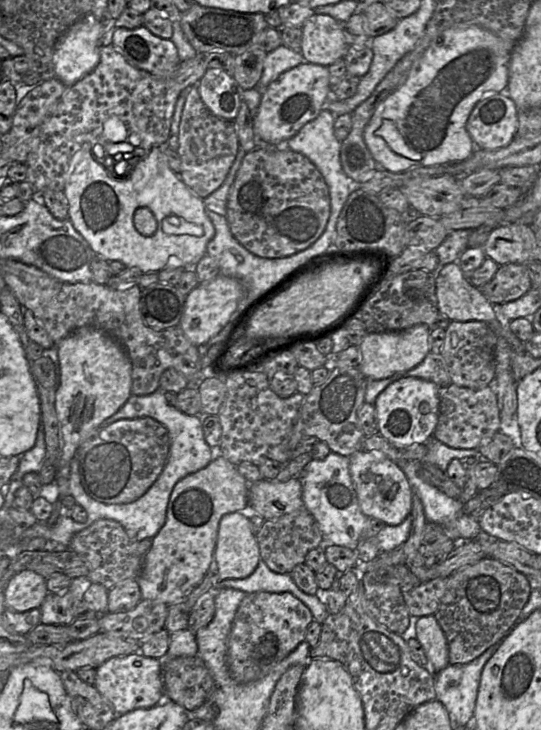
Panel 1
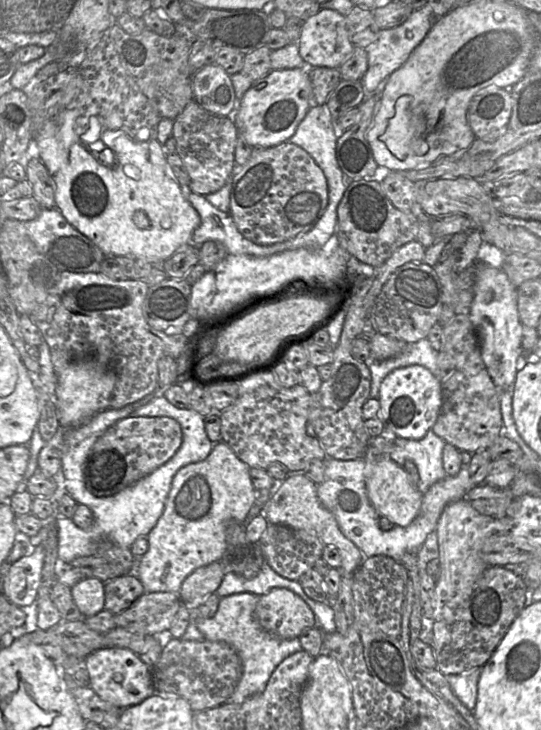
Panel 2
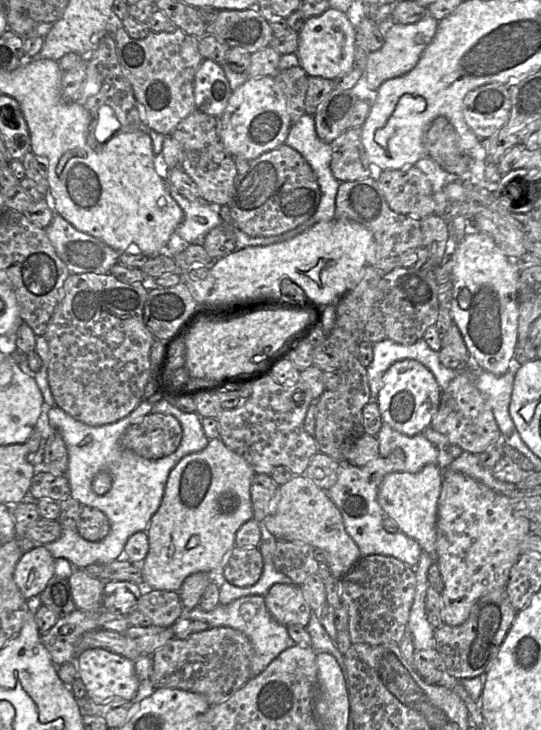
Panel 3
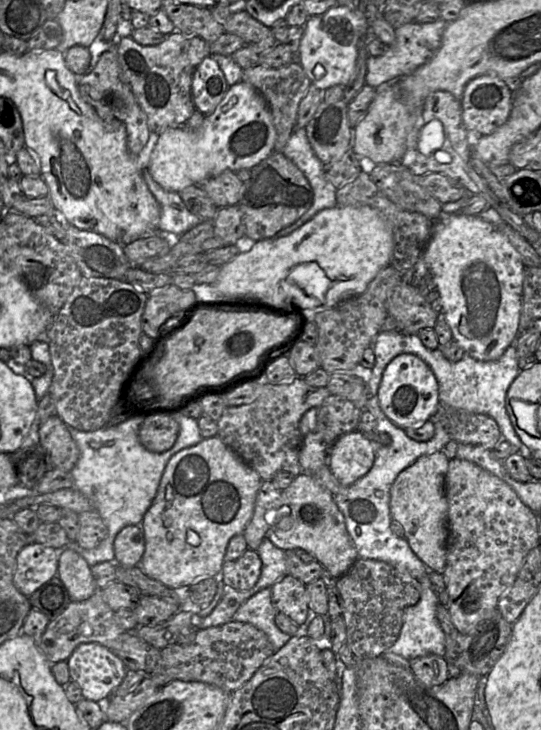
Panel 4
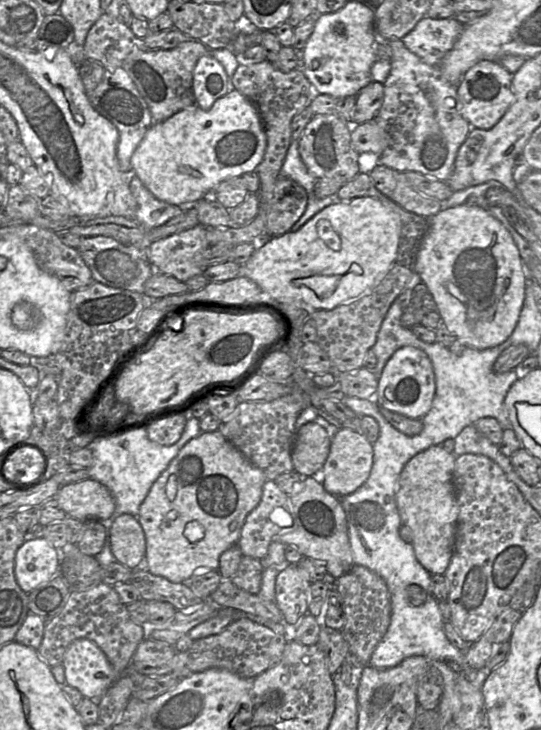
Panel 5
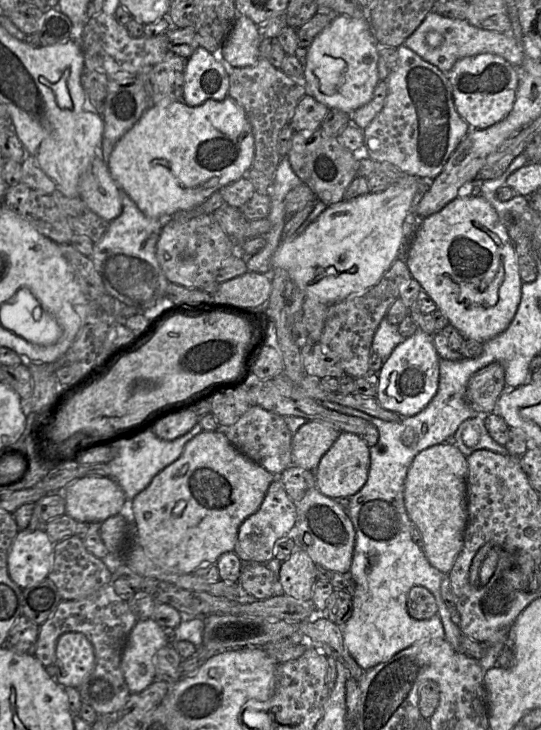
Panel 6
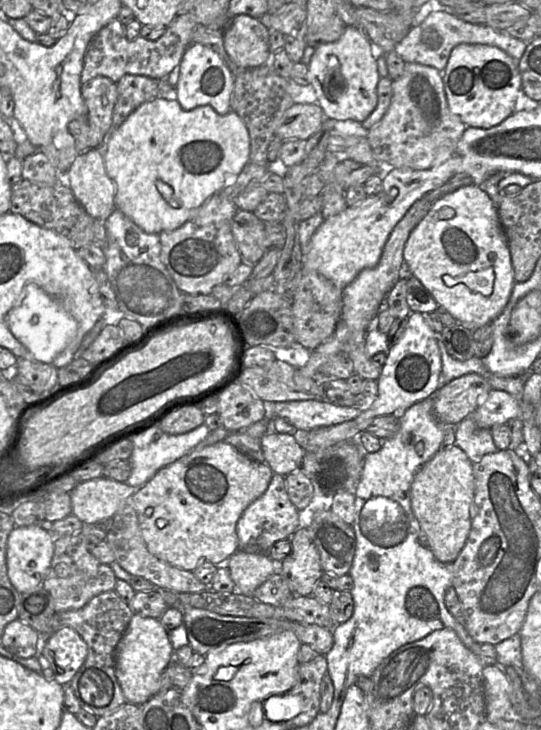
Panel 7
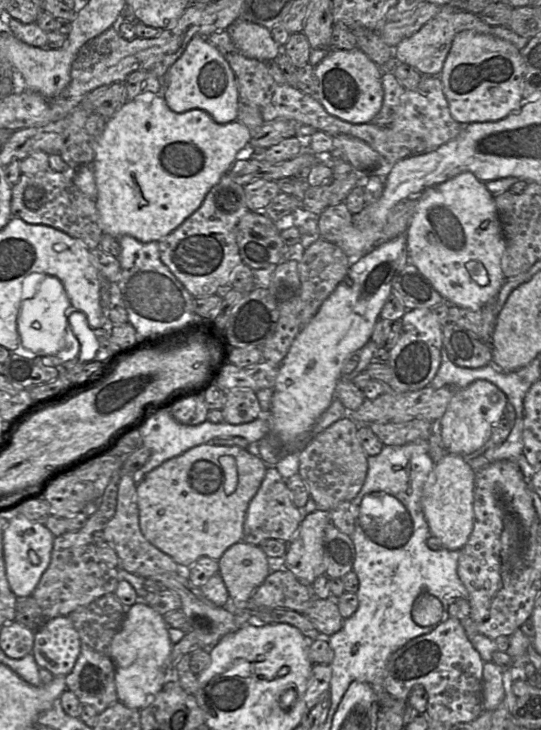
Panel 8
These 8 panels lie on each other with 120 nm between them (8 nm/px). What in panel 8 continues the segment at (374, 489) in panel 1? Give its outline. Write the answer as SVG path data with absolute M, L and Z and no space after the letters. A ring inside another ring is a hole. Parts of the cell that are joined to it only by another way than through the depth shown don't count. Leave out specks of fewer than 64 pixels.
M446 453L434 465L423 487L421 505L428 523L431 536L437 537L443 548L459 551L467 543L474 527L474 487L476 471L469 465L467 459L461 455Z

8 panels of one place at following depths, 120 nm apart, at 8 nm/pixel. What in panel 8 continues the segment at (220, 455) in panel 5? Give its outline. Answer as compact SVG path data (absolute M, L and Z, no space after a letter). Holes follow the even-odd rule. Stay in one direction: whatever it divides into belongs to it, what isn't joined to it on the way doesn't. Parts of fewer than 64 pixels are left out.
M201 444L171 458L147 473L137 484L139 526L144 537L170 556L182 570L200 557L218 561L233 544L242 541L243 526L251 499L257 493L268 466L254 448Z

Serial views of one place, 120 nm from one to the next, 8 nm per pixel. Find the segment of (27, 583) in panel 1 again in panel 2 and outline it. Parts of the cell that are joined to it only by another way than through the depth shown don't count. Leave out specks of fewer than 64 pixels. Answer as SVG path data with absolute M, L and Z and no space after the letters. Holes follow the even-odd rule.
M43 543L35 547L31 555L24 556L12 565L7 565L3 594L18 607L32 609L39 596L44 565Z

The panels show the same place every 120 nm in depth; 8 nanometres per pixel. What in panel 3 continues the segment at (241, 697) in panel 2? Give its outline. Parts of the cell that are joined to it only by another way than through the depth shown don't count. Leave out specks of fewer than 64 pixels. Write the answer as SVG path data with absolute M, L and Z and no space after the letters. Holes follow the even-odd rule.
M250 595L236 599L227 605L218 604L212 611L204 611L200 607L185 611L191 621L206 622L210 627L230 627L243 632L250 640L254 655L251 662L251 676L257 676L284 650L296 643L290 637L286 626L277 622L267 610L264 596Z

